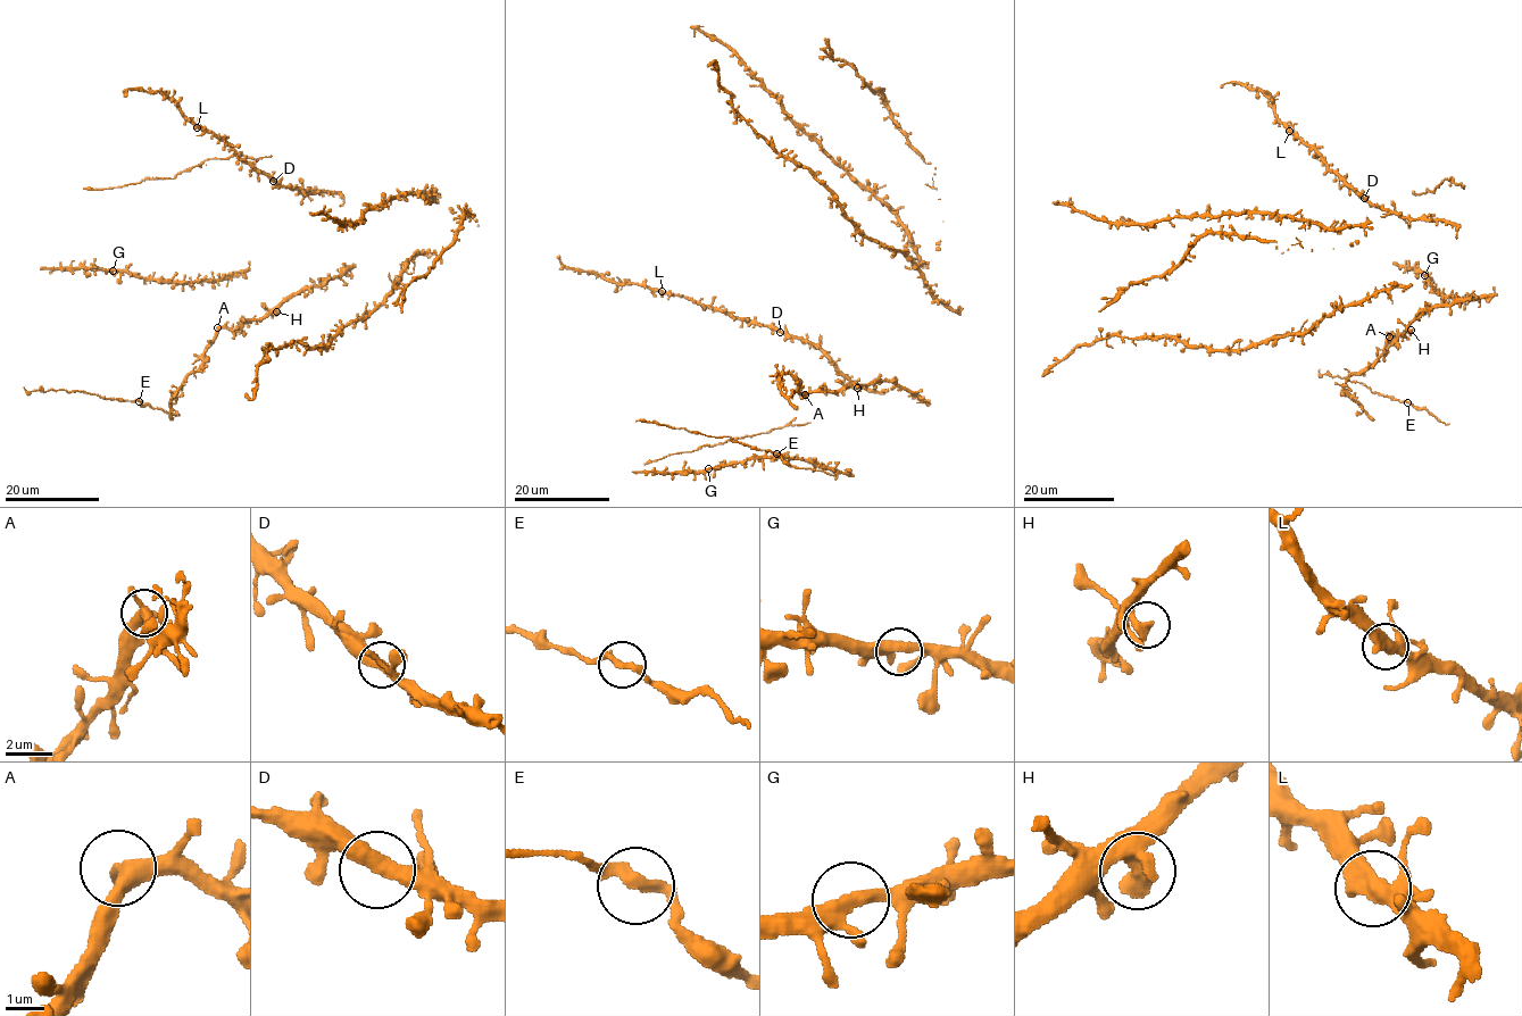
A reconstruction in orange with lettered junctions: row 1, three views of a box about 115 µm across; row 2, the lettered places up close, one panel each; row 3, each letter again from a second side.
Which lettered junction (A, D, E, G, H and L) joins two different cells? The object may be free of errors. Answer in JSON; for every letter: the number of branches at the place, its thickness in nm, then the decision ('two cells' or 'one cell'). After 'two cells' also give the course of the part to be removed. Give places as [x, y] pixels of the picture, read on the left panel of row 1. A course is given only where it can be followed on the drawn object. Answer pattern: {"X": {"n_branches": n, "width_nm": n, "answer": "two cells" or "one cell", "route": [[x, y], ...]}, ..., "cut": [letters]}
{"A": {"n_branches": 3, "width_nm": 360, "answer": "one cell"}, "D": {"n_branches": 2, "width_nm": 440, "answer": "one cell"}, "E": {"n_branches": 2, "width_nm": 280, "answer": "one cell"}, "G": {"n_branches": 3, "width_nm": 360, "answer": "one cell"}, "H": {"n_branches": 1, "width_nm": 550, "answer": "one cell"}, "L": {"n_branches": 2, "width_nm": 460, "answer": "one cell"}, "cut": []}

